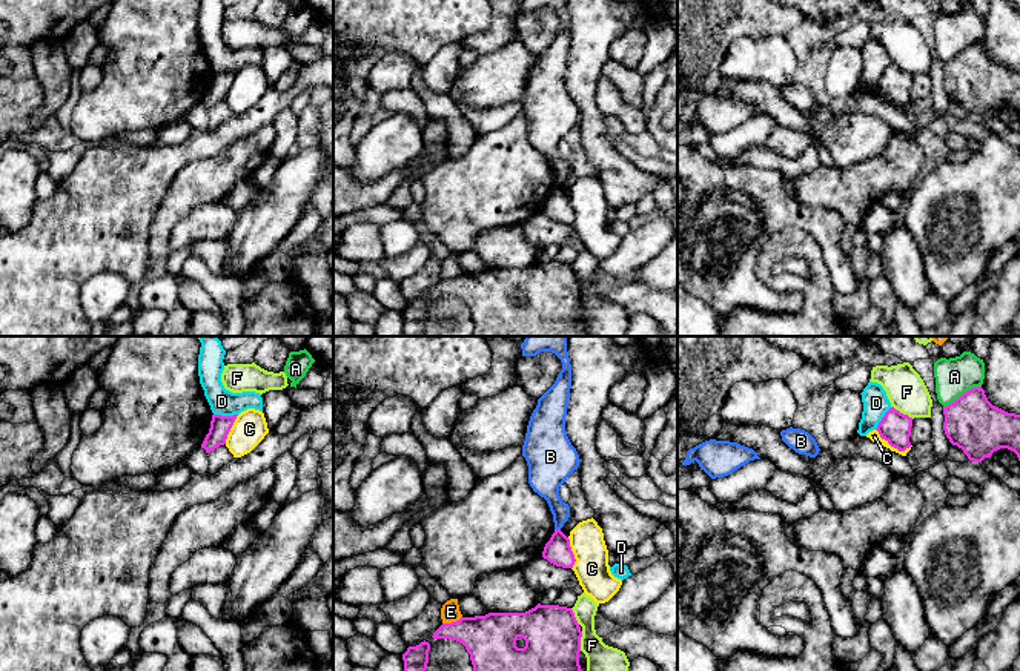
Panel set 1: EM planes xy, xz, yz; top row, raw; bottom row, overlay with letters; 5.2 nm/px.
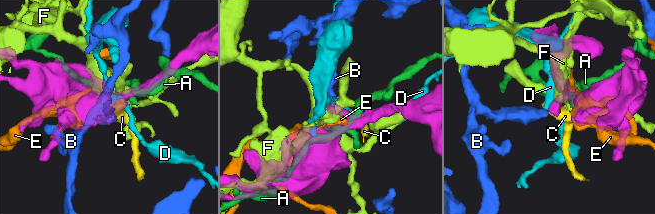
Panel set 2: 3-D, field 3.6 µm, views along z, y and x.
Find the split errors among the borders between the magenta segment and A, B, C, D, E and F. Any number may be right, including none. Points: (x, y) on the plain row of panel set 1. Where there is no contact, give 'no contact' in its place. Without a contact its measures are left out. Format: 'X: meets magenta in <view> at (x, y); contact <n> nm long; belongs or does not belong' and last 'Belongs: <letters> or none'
A: meets magenta in yz at (963, 49); contact 240 nm long; does not belong
B: meets magenta in xz at (558, 186); contact 30 nm long; does not belong
C: meets magenta in yz at (893, 102); contact 220 nm long; does not belong
D: meets magenta in xy at (226, 72); contact 130 nm long; does not belong
E: meets magenta in xz at (452, 278); contact 110 nm long; does not belong
F: meets magenta in yz at (902, 69); contact 140 nm long; does not belong
Belongs: none

